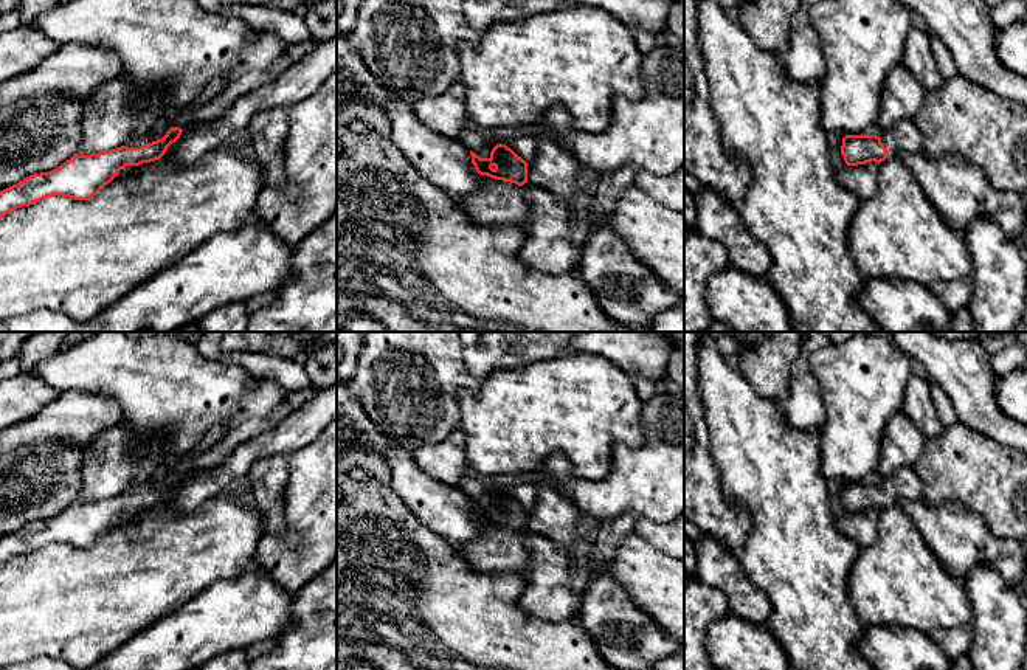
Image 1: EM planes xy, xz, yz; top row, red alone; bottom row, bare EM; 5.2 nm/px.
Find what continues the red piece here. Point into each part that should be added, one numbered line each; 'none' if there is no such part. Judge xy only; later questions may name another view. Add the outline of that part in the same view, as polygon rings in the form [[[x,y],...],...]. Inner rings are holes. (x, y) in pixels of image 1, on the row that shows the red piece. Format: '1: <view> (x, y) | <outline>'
1: xy (185, 117) | [[[214,79],[206,87],[203,95],[199,98],[199,101],[194,105],[189,105],[189,107],[183,109],[161,130],[158,130],[155,133],[149,133],[149,135],[140,136],[140,138],[130,138],[124,146],[127,146],[127,147],[140,147],[140,146],[149,144],[152,141],[161,140],[171,127],[180,127],[182,130],[185,130],[192,123],[194,109],[199,104],[208,102],[213,98],[216,98],[223,88],[225,88],[225,81],[223,79]]]

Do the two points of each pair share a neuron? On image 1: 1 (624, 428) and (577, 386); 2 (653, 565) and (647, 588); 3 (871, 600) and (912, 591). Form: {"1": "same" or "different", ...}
{"1": "same", "2": "same", "3": "same"}

